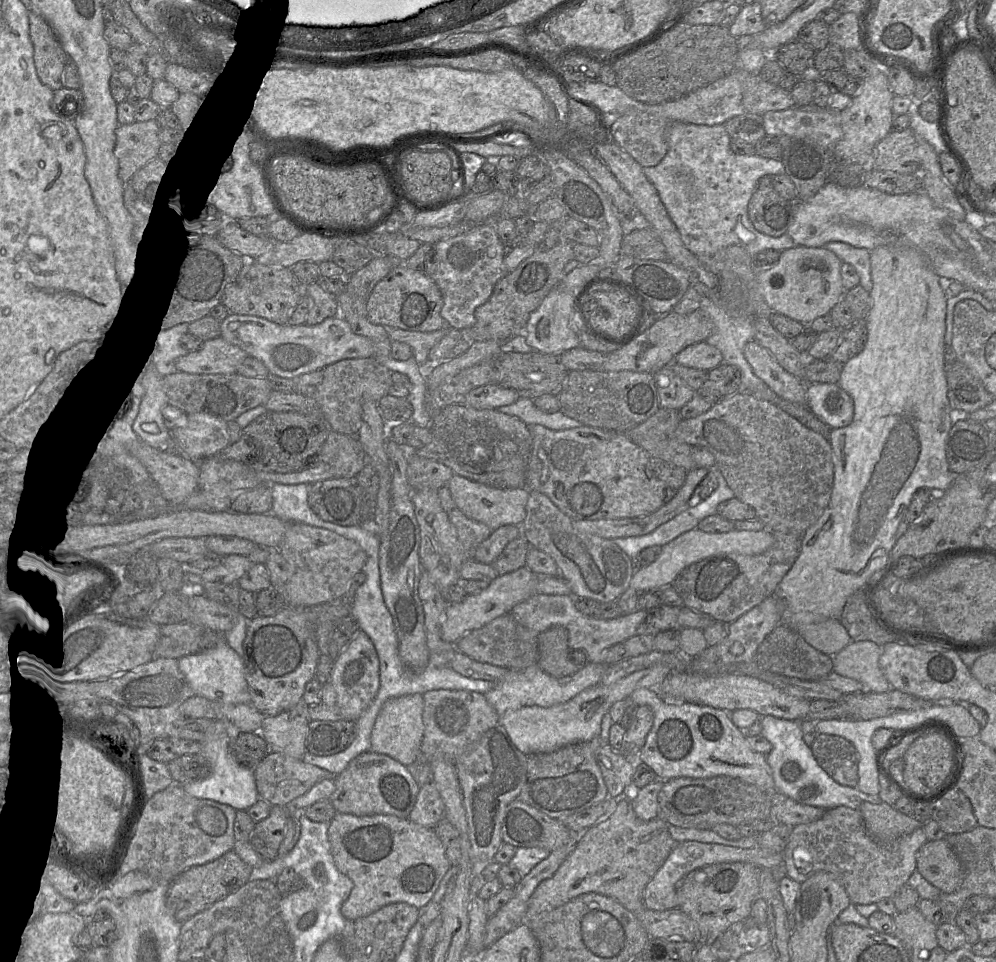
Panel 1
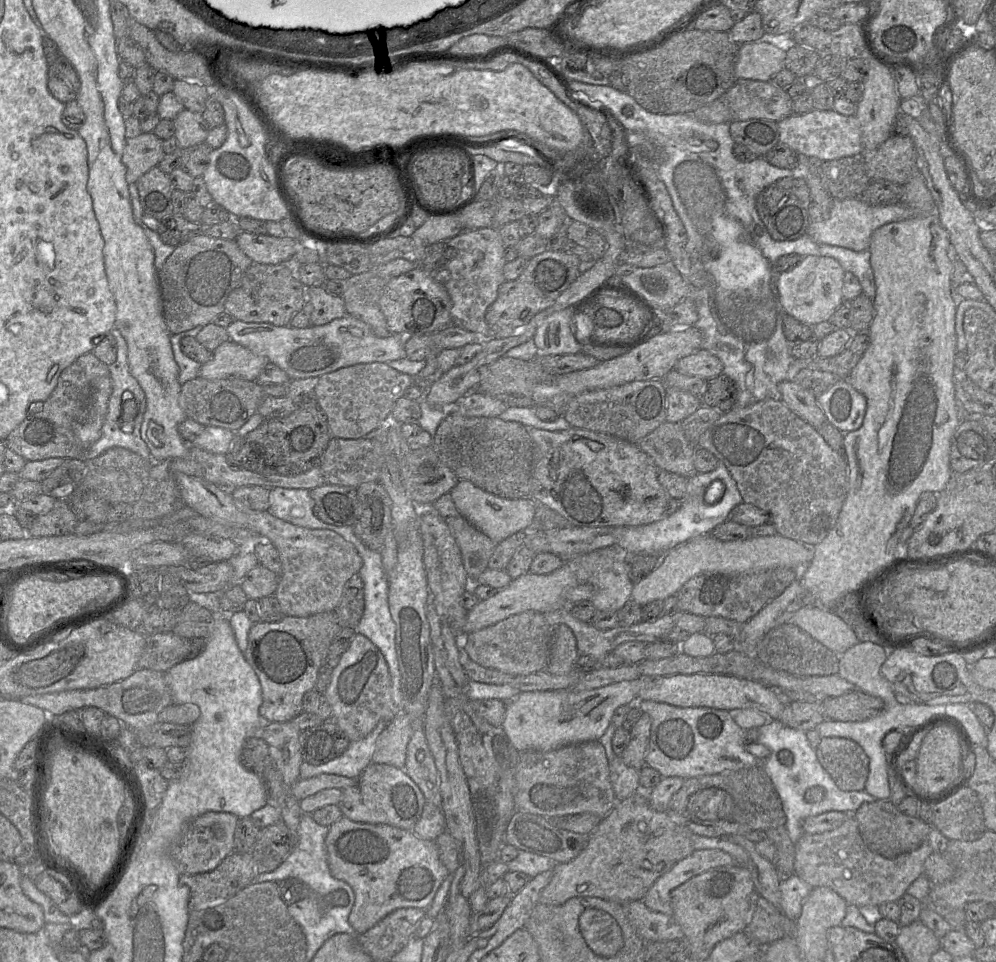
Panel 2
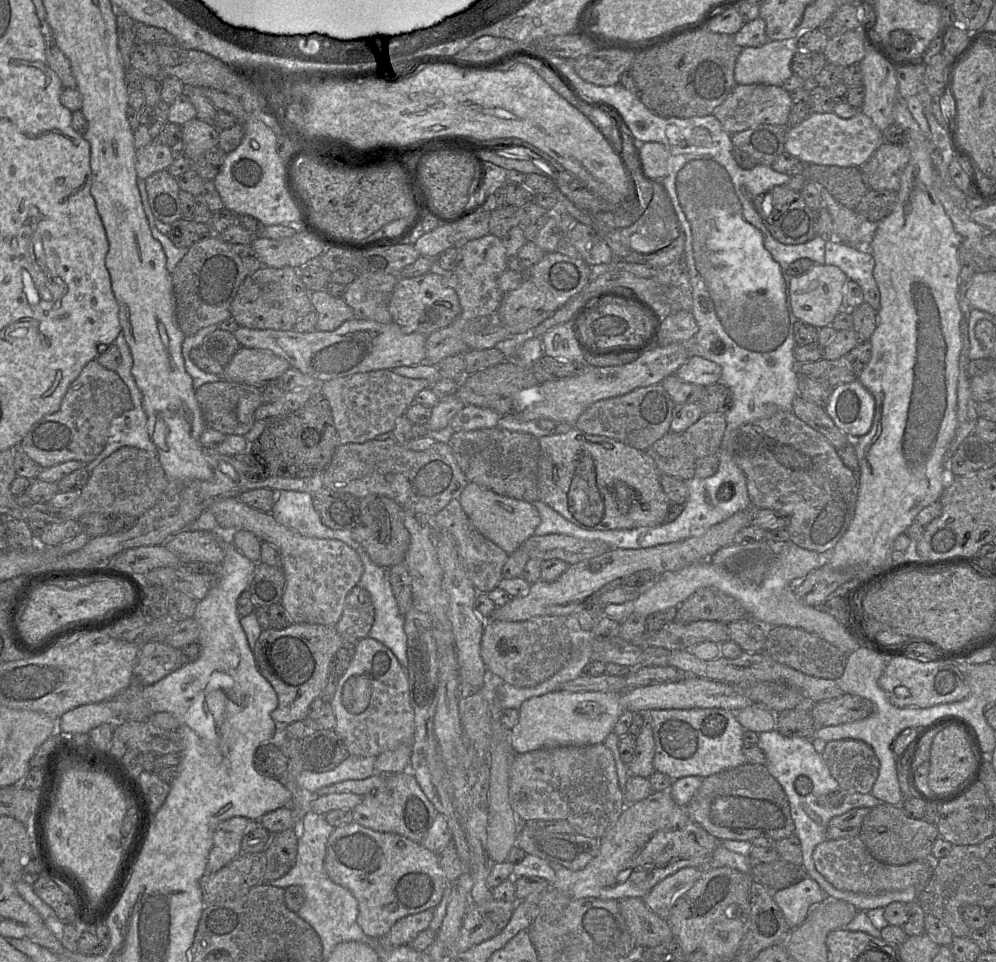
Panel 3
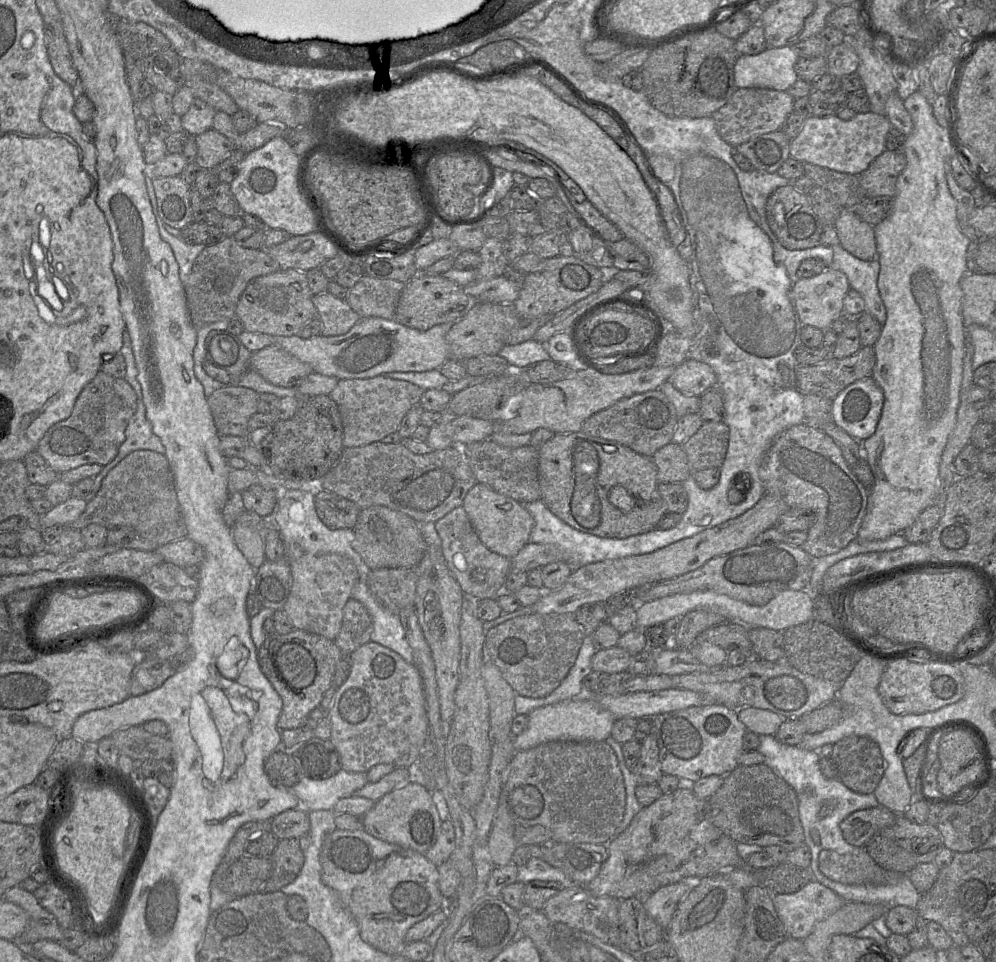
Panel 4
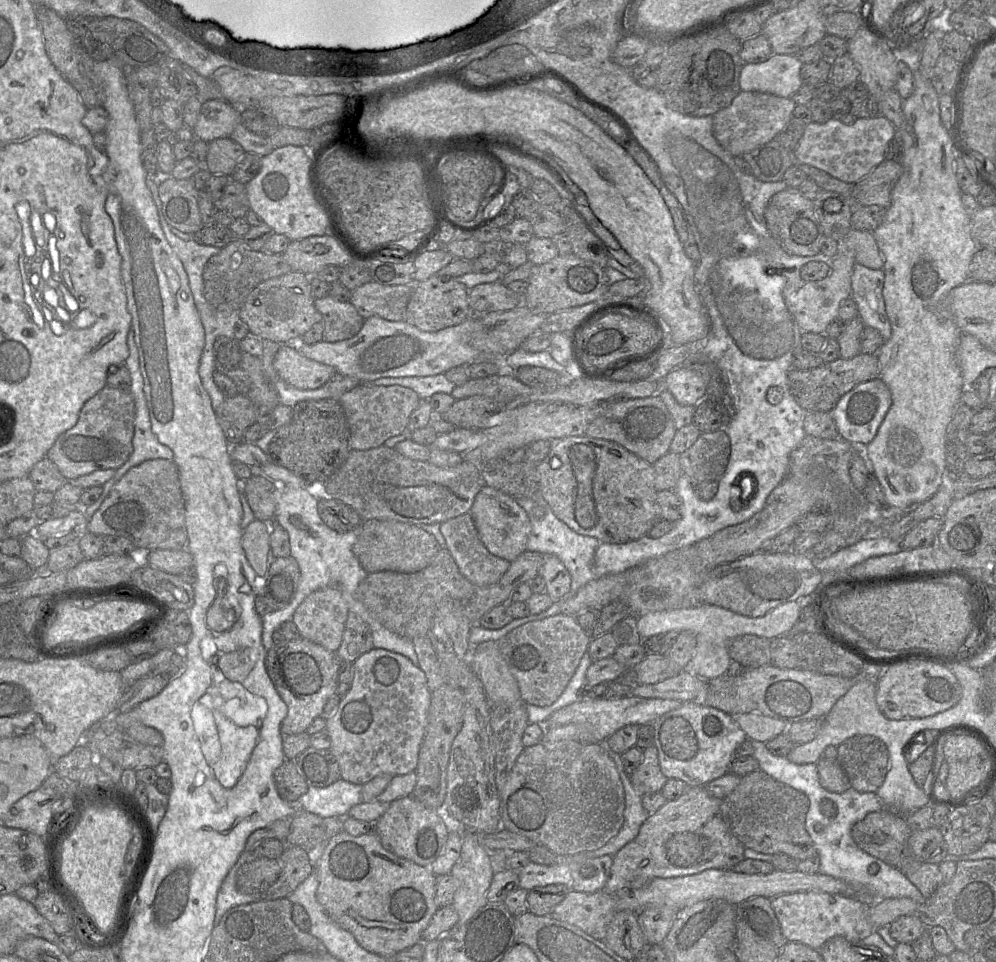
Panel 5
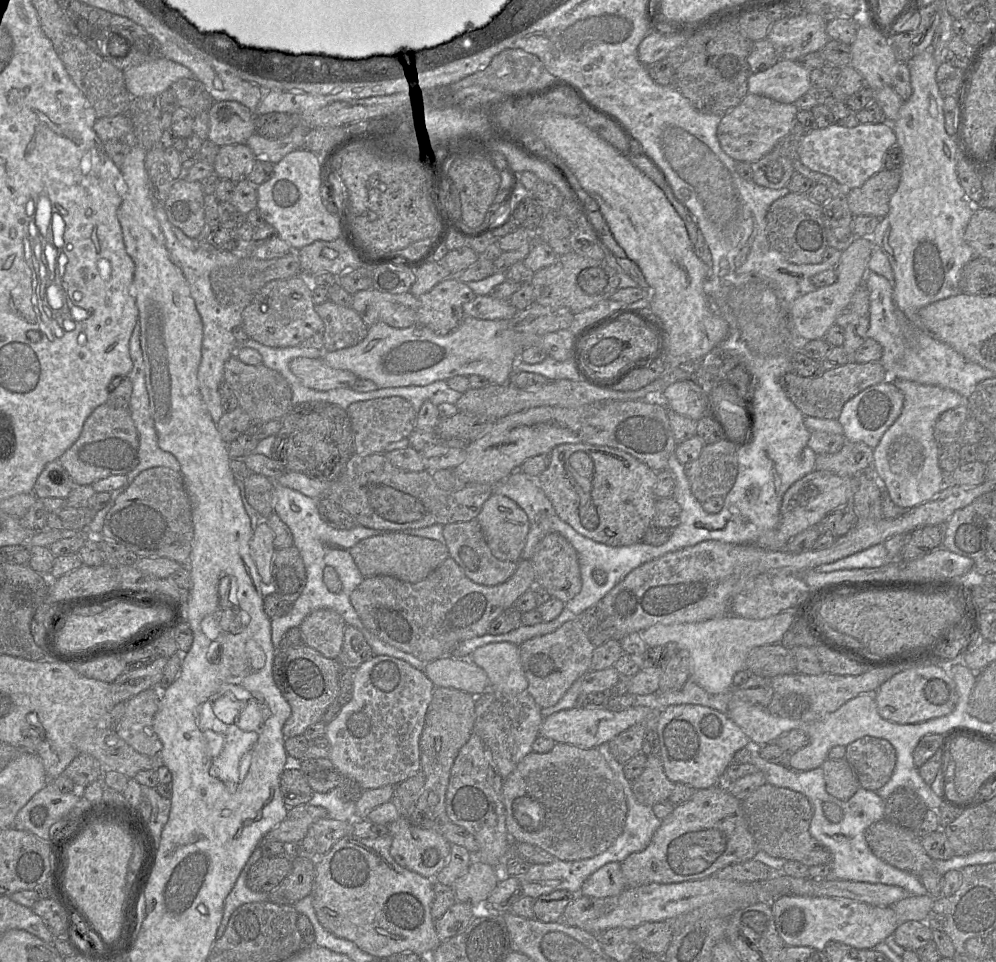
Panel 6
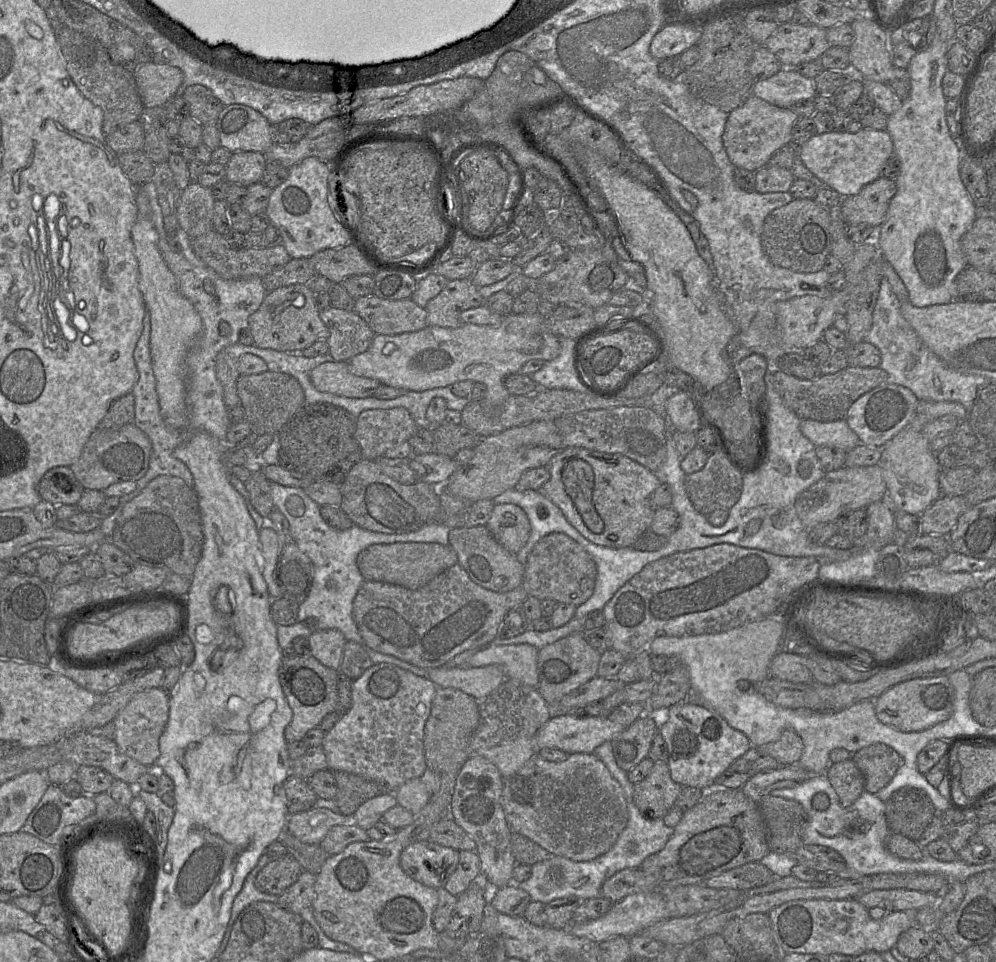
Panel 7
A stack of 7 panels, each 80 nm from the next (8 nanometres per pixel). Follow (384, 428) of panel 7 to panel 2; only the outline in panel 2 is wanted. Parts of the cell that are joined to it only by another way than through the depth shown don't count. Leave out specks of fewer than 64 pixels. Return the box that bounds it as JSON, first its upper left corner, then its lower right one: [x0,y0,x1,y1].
[313,363,416,439]

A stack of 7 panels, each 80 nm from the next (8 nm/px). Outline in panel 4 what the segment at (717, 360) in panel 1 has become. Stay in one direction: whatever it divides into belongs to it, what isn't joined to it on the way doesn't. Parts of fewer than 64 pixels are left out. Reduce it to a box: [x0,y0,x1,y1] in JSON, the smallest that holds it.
[668,359,717,397]

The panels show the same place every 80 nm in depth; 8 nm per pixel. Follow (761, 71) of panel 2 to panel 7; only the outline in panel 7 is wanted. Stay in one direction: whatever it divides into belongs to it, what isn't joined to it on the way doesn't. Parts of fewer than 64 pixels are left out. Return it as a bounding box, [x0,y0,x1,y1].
[752,67,817,108]

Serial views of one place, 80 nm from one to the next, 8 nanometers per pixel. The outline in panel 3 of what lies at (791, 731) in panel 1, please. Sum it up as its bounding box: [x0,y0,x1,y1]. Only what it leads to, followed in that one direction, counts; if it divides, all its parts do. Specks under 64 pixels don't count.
[757,729,919,911]

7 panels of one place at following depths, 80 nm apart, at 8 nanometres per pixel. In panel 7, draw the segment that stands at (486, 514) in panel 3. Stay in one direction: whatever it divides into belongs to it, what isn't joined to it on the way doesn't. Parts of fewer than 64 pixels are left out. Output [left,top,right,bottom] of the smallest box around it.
[485,504,530,554]

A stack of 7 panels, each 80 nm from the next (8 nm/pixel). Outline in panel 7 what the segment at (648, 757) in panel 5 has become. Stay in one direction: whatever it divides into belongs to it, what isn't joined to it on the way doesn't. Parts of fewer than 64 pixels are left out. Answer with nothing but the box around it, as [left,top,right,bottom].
[633,761,681,819]

